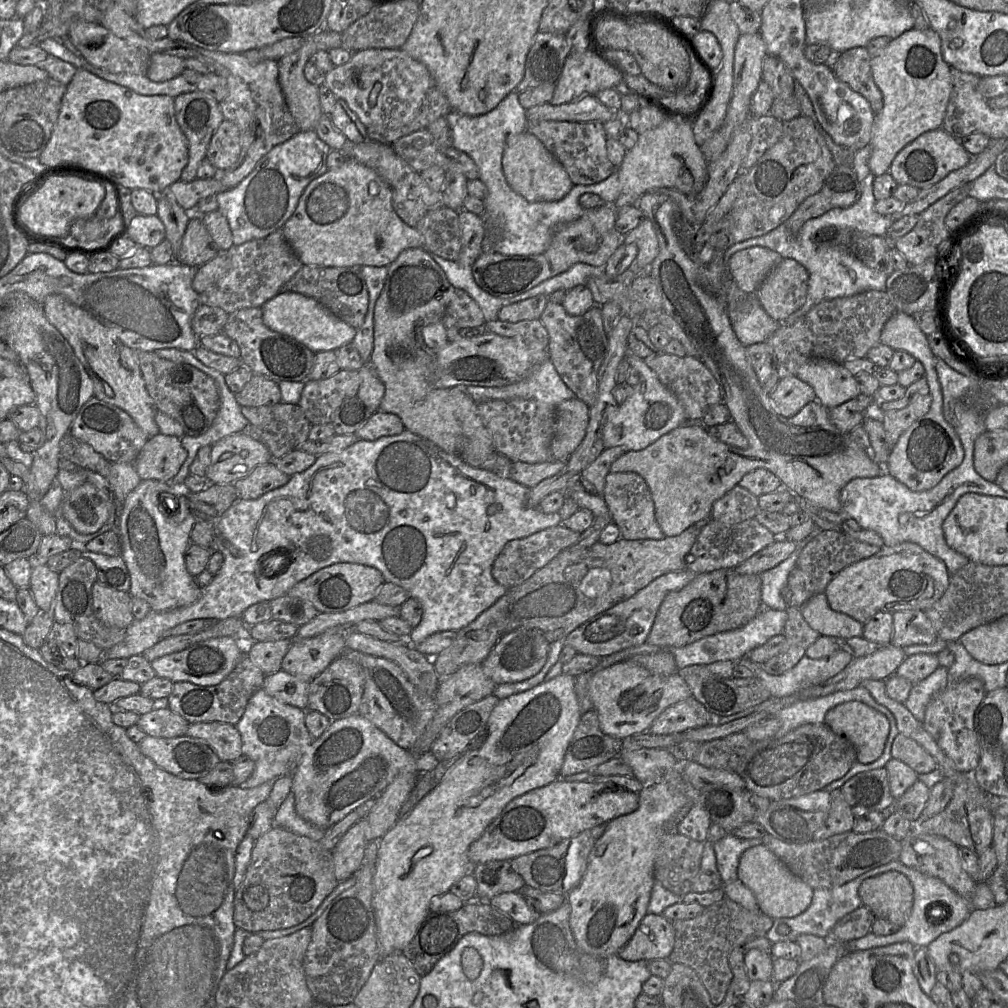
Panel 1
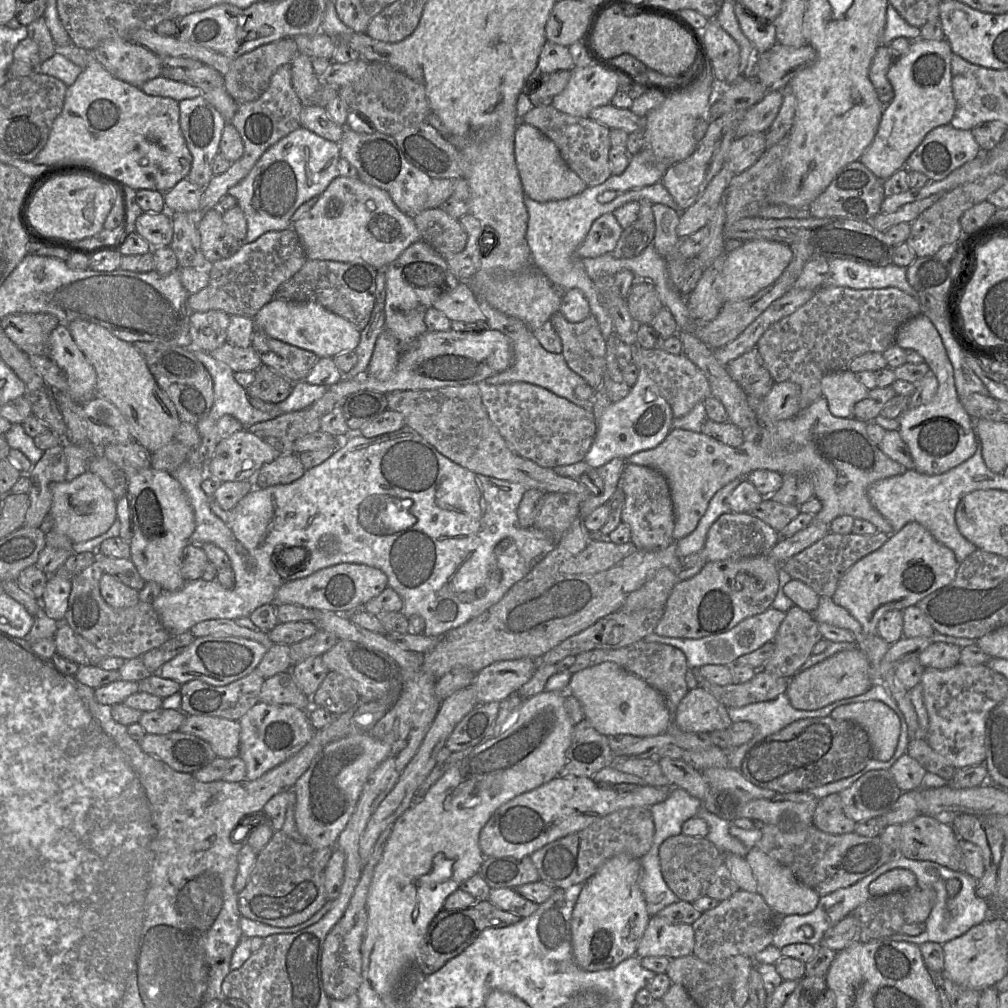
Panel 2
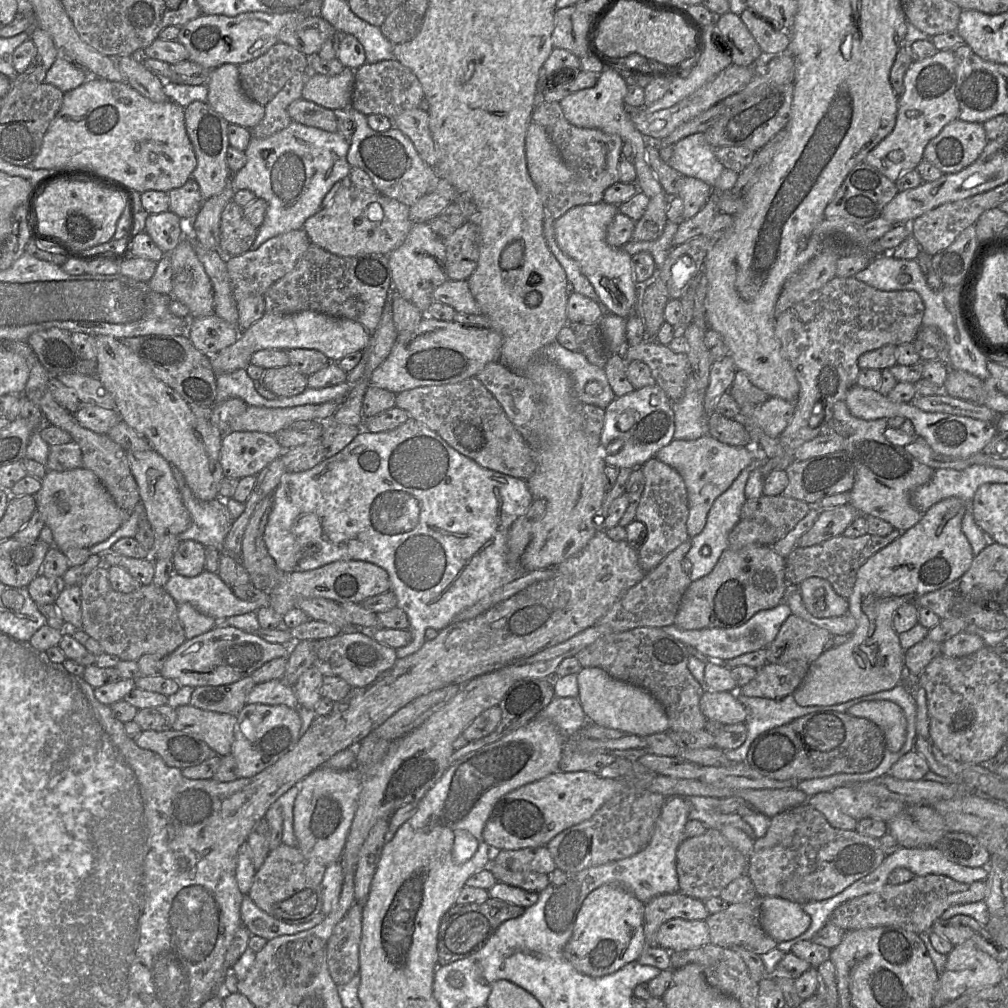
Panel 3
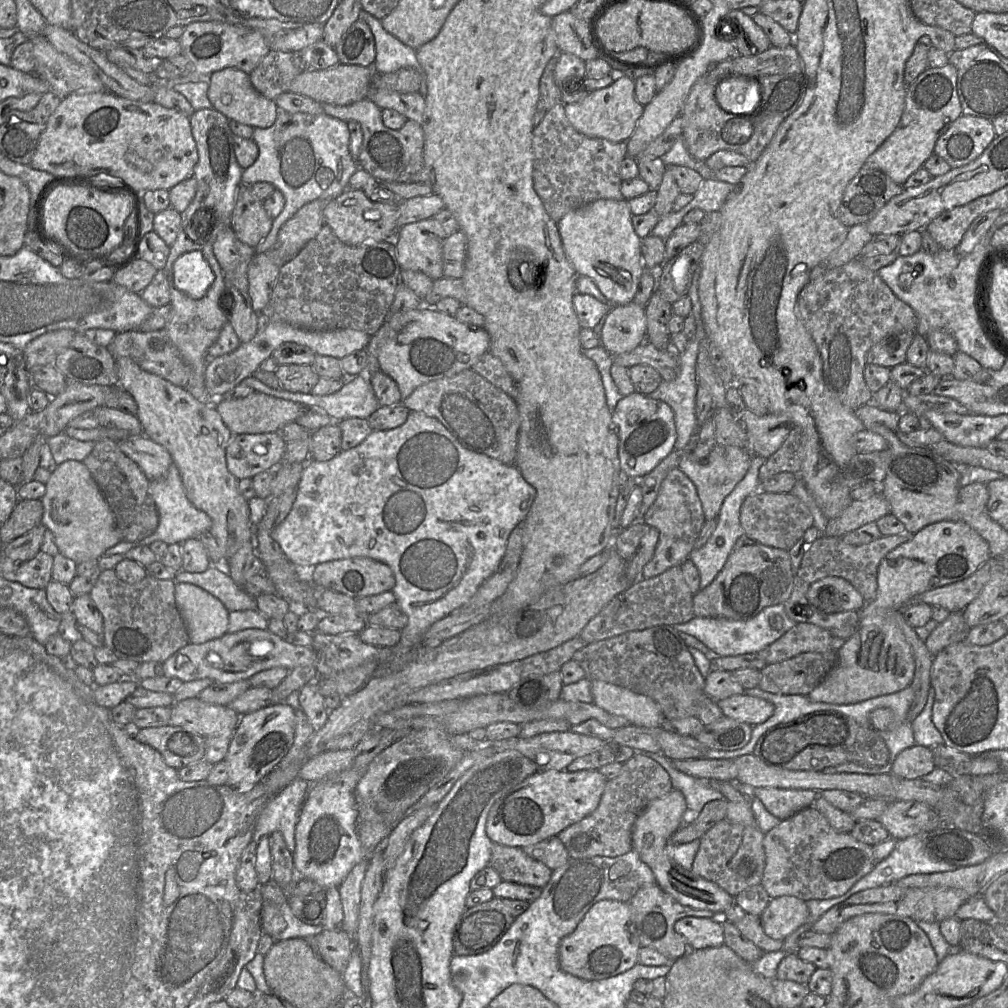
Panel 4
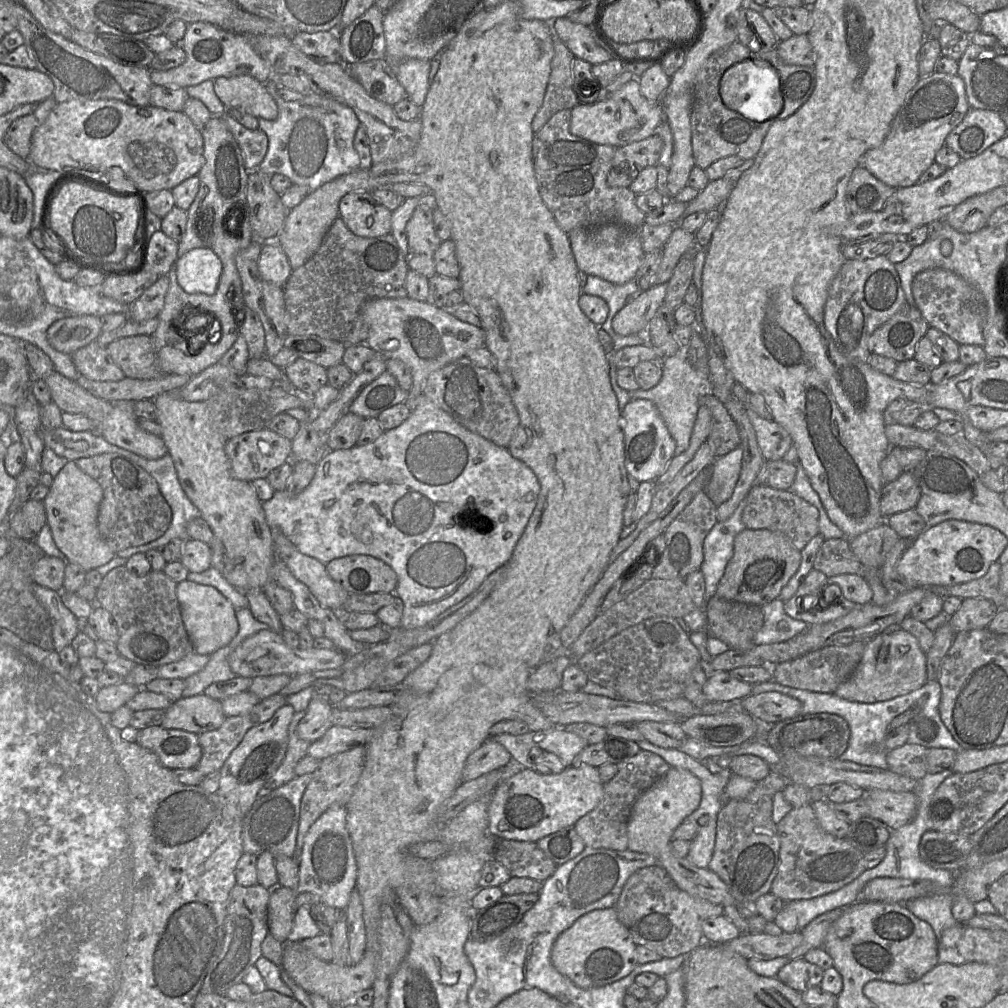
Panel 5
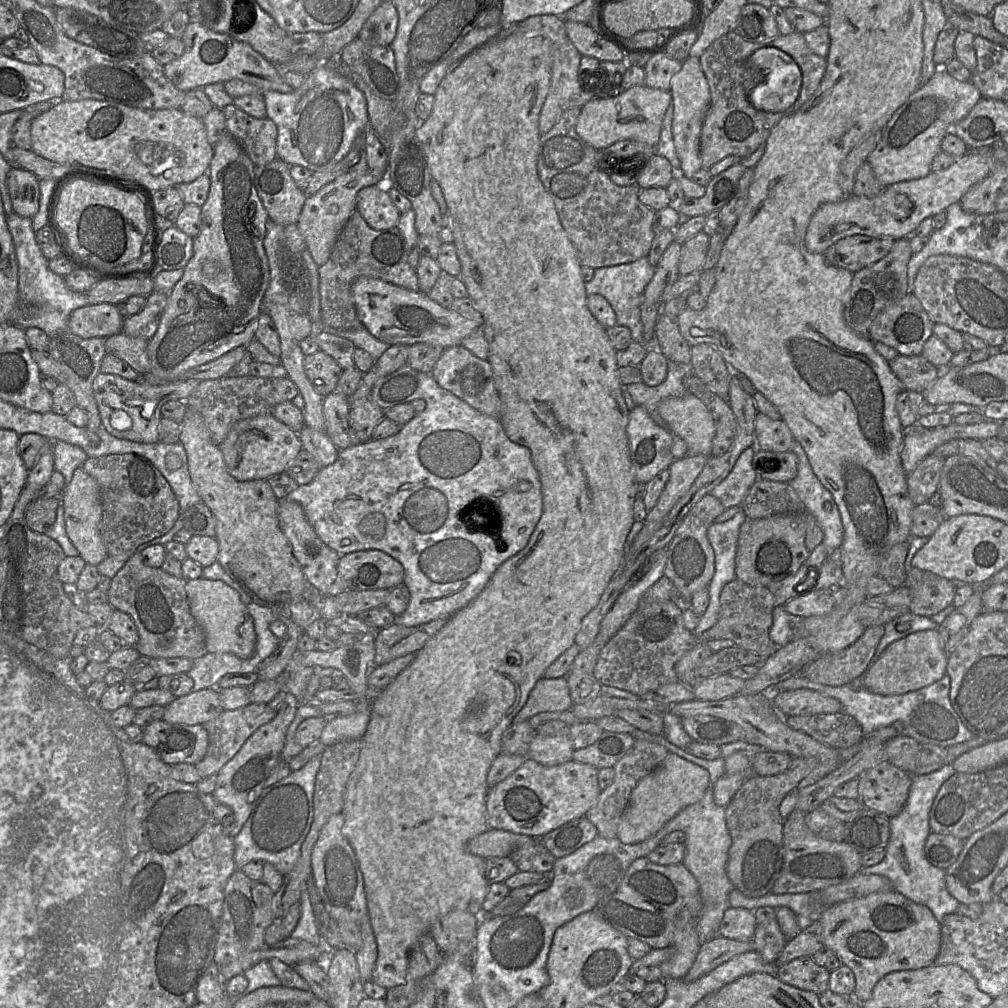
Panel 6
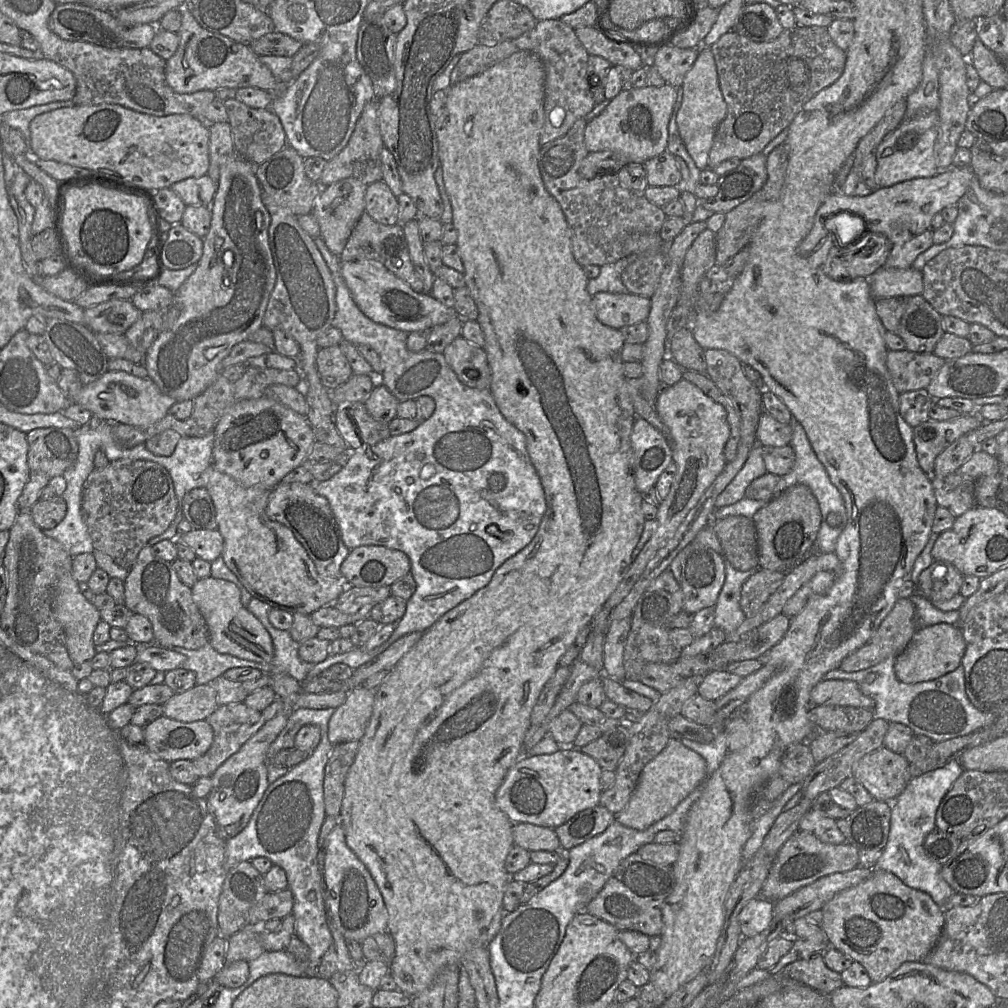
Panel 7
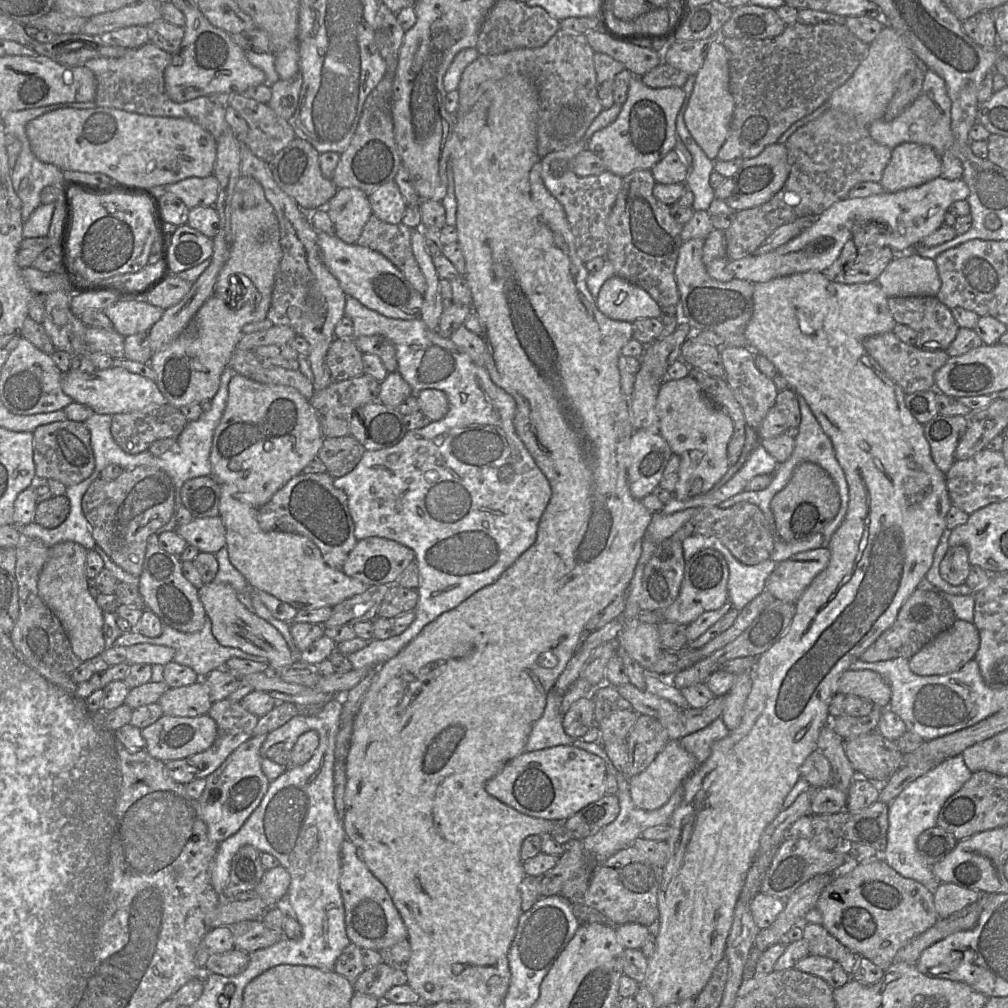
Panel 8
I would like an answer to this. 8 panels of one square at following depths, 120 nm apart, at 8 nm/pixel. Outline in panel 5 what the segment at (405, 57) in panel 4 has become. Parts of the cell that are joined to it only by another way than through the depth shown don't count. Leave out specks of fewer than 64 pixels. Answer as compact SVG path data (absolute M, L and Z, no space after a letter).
M409 59L394 67L395 76L407 92L408 99L421 107L431 84L430 62L431 60Z

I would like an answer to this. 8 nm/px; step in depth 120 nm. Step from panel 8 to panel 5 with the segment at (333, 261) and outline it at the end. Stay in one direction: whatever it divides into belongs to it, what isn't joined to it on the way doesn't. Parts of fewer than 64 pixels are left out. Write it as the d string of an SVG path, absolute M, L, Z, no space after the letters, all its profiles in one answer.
M408 297L372 299L362 306L362 315L369 331L367 345L385 360L400 360L410 369L412 386L409 398L422 394L424 382L432 372L485 345L482 328L463 322L427 301Z

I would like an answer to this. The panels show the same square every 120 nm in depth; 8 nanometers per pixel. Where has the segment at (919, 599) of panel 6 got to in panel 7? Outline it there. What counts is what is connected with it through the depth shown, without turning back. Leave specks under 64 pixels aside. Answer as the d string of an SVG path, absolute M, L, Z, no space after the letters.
M934 561L923 570L915 583L915 593L932 604L953 598L959 593L964 576L949 562Z

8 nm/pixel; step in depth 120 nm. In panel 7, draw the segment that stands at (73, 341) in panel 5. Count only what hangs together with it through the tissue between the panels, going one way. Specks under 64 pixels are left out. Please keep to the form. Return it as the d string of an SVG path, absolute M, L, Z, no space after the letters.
M110 300L84 309L84 325L94 333L124 334L140 317L131 300Z

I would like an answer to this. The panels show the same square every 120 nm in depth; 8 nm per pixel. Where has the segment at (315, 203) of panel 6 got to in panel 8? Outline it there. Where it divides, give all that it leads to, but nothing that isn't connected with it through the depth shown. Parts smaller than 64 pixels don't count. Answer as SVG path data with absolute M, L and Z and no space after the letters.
M340 188L325 209L333 223L333 234L347 244L355 244L372 215L368 196L358 188Z

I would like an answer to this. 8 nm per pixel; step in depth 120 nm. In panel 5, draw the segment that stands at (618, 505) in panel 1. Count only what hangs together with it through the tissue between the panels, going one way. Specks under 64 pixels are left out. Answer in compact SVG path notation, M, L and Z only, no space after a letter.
M704 491L697 493L684 510L673 520L664 532L666 547L653 568L652 577L675 579L700 570L703 562L703 542L717 522L717 506Z

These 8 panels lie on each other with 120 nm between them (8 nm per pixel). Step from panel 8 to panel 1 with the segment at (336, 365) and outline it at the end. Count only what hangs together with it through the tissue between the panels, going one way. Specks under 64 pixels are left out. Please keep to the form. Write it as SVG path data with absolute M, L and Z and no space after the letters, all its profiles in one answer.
M253 374L235 398L241 407L270 406L281 402L281 391L277 381Z

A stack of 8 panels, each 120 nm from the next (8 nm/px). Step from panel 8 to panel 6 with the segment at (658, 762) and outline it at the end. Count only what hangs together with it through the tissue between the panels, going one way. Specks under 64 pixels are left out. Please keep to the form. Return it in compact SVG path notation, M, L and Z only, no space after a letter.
M668 752L663 762L643 777L631 793L628 806L618 827L618 839L624 844L637 844L653 836L685 807L698 802L710 783L709 772L674 753Z

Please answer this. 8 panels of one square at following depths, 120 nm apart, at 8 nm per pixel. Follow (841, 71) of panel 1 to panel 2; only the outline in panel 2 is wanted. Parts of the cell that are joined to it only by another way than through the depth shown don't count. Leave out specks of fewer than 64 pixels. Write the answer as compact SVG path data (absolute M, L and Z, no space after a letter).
M880 45L869 69L869 79L883 106L888 105L894 98L893 87L887 78L887 72L893 61L888 46Z

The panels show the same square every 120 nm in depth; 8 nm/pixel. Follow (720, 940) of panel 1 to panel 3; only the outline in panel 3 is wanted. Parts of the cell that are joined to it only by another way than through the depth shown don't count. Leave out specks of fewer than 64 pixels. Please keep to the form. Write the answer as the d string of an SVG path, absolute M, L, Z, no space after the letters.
M758 896L747 903L729 904L725 910L711 914L705 920L709 927L710 943L724 948L742 946L760 956L777 947L778 943L761 926L762 899Z

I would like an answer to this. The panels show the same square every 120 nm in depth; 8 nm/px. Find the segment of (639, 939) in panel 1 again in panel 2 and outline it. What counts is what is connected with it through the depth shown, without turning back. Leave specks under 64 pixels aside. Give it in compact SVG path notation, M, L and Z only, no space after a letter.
M653 915L638 944L635 956L665 956L675 959L691 955L695 945L694 930L689 924L672 924Z

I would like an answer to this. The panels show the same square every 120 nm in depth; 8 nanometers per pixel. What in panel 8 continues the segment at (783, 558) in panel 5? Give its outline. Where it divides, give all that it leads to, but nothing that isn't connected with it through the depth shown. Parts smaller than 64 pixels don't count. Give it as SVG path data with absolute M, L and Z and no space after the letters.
M803 462L794 470L788 484L770 502L775 534L785 542L808 539L829 524L840 508L840 496L835 482L817 464Z

